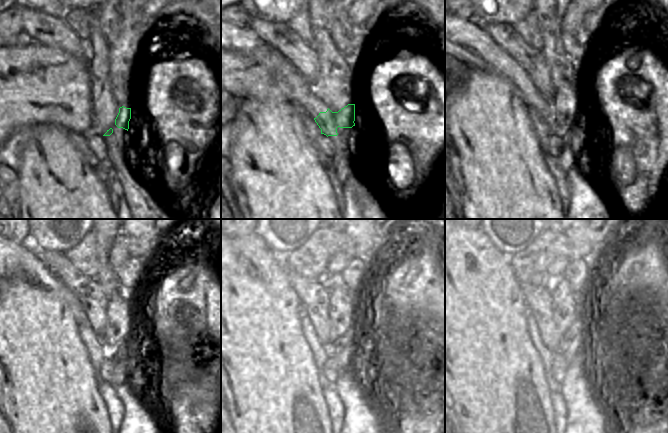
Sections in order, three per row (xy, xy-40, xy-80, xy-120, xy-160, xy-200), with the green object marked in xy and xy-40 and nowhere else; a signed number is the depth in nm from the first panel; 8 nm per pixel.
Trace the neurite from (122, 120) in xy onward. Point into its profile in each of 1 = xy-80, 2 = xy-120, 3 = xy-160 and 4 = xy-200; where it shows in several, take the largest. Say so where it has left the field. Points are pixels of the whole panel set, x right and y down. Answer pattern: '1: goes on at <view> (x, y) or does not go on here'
1: goes on at xy-80 (566, 101)
2: goes on at xy-120 (119, 322)
3: goes on at xy-160 (342, 303)
4: goes on at xy-200 (565, 311)

